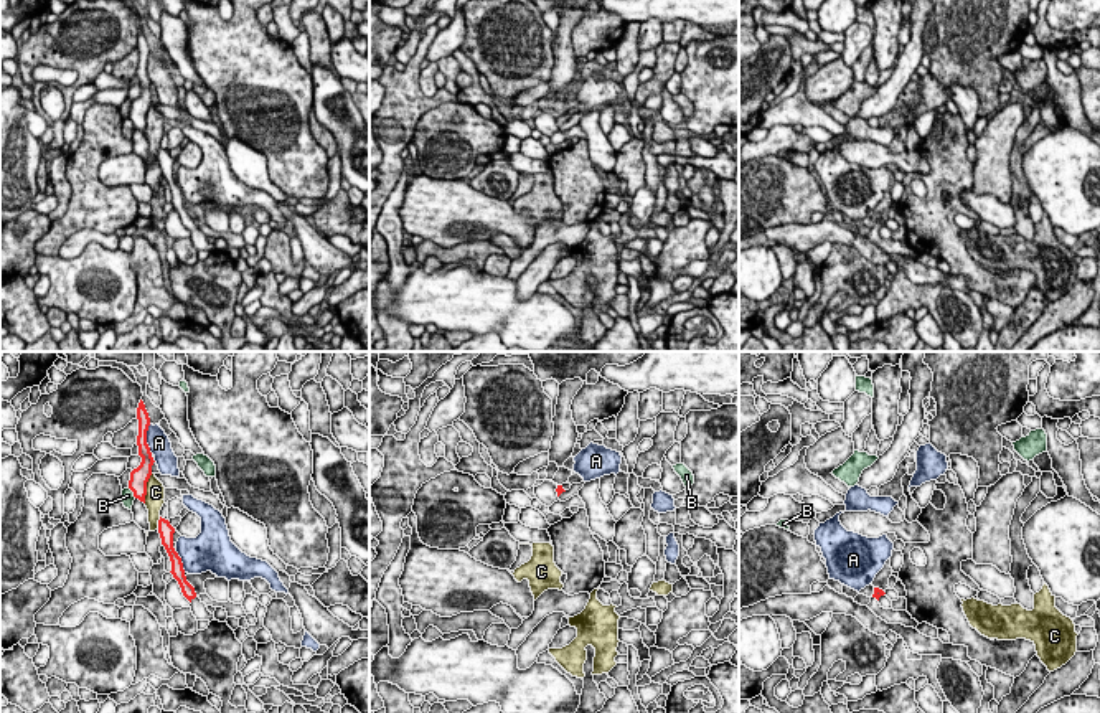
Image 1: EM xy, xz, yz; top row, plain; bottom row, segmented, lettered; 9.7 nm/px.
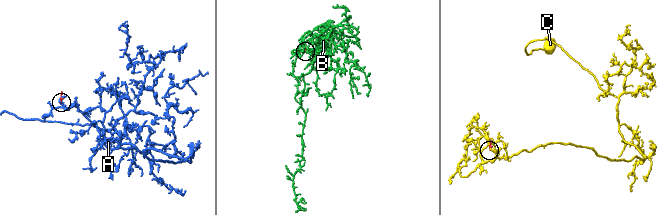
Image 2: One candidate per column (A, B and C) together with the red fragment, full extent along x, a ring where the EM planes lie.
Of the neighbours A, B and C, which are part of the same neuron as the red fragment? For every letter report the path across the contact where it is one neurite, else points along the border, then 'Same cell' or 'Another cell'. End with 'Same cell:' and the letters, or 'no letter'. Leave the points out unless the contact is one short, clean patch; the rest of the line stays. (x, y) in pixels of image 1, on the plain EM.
A: Another cell
B: Boundary: xy (127, 118), (136, 127). Another cell
C: Another cell
Same cell: no letter

